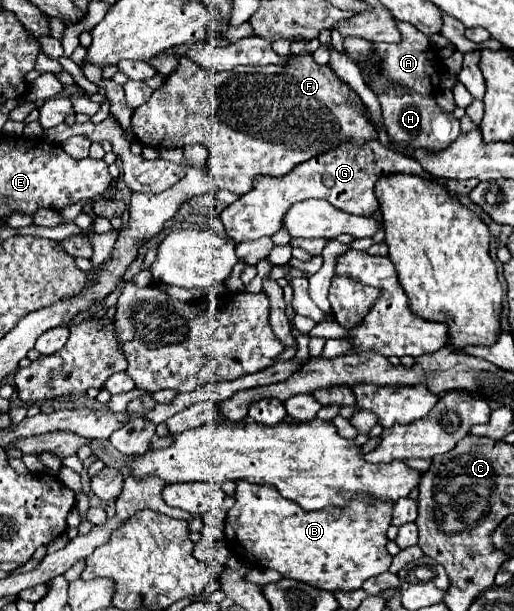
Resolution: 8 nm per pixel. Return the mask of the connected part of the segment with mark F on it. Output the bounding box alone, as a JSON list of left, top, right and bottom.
[132,55,376,195]

